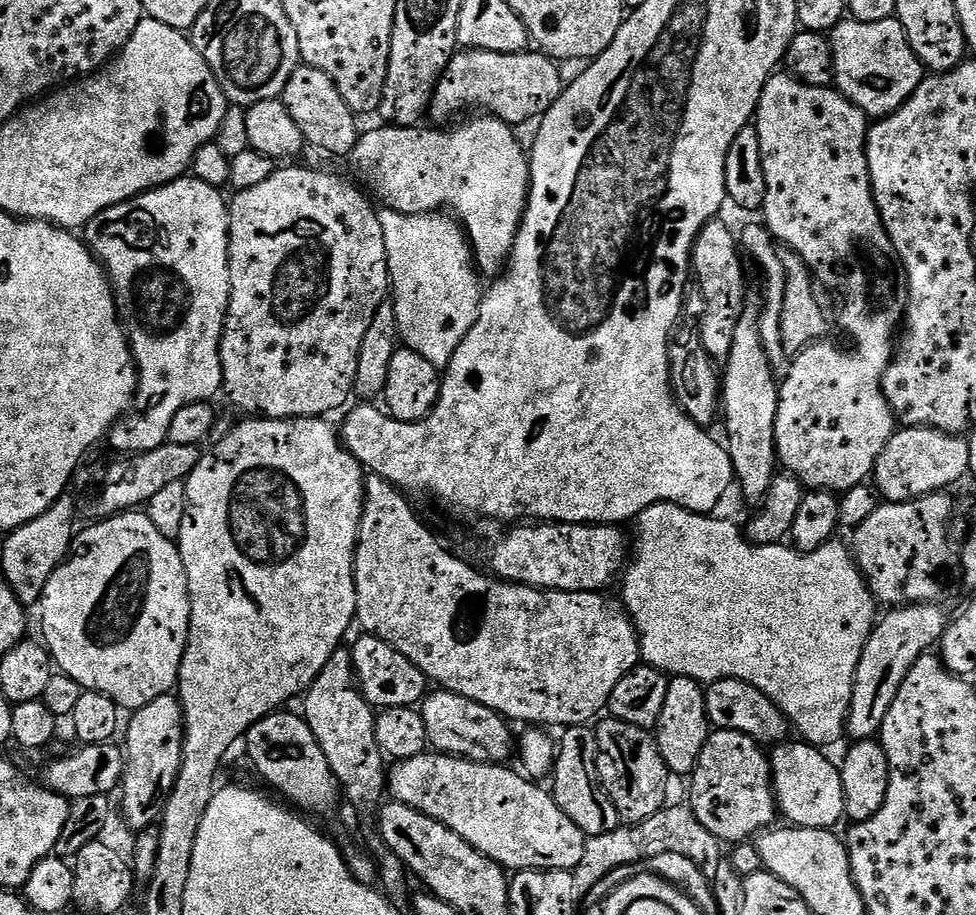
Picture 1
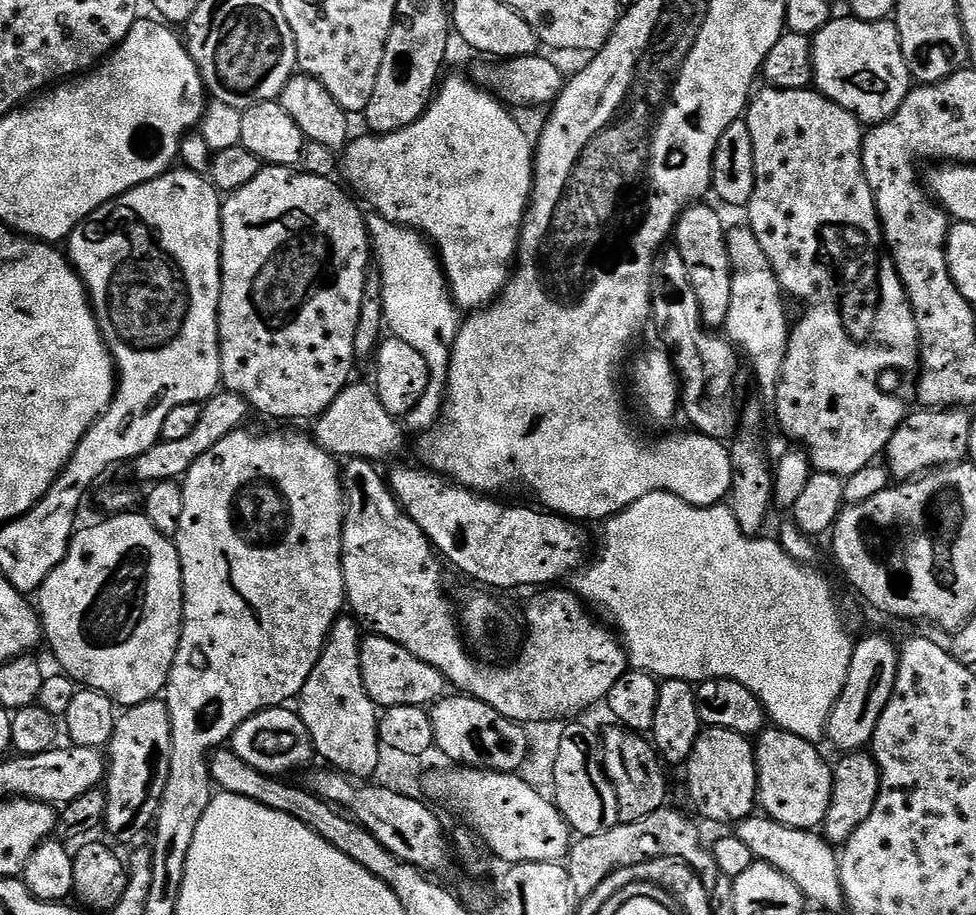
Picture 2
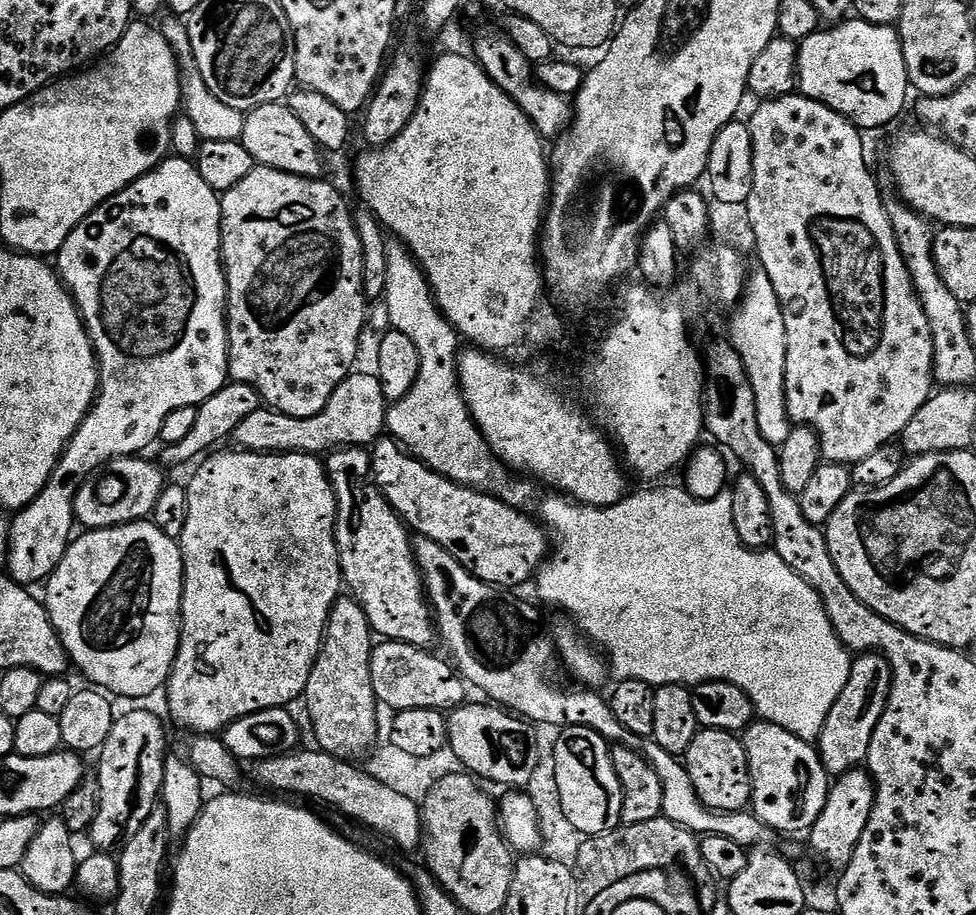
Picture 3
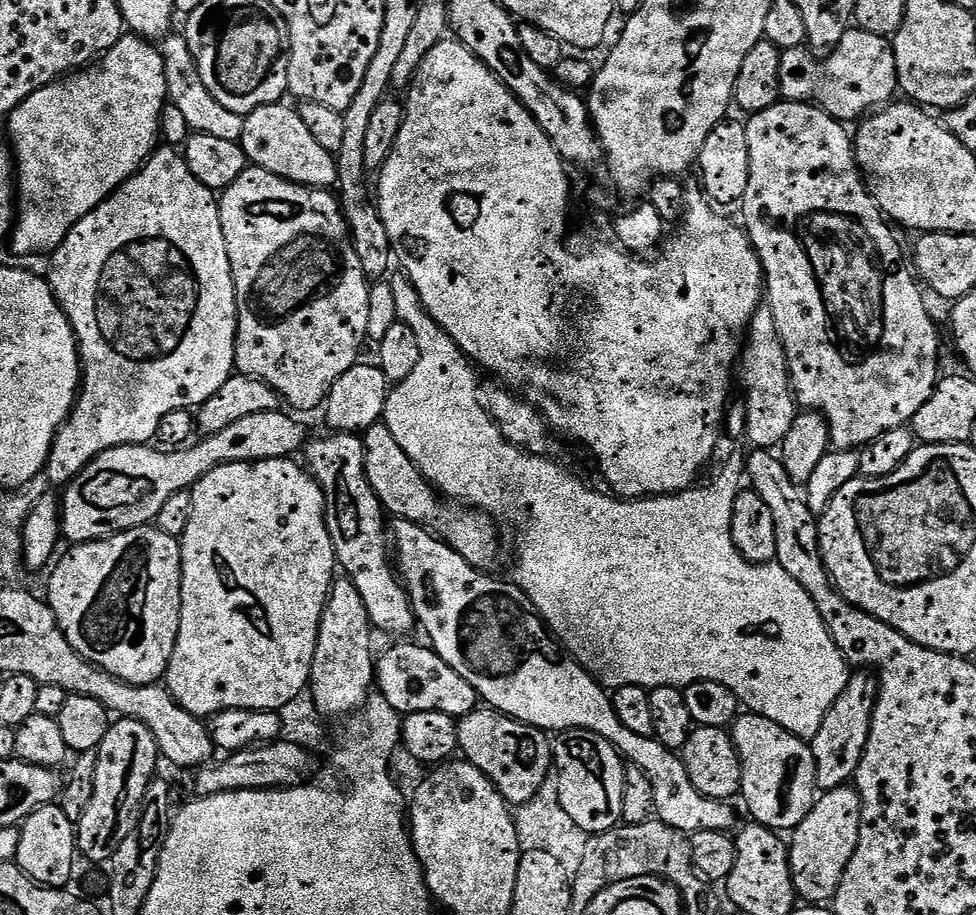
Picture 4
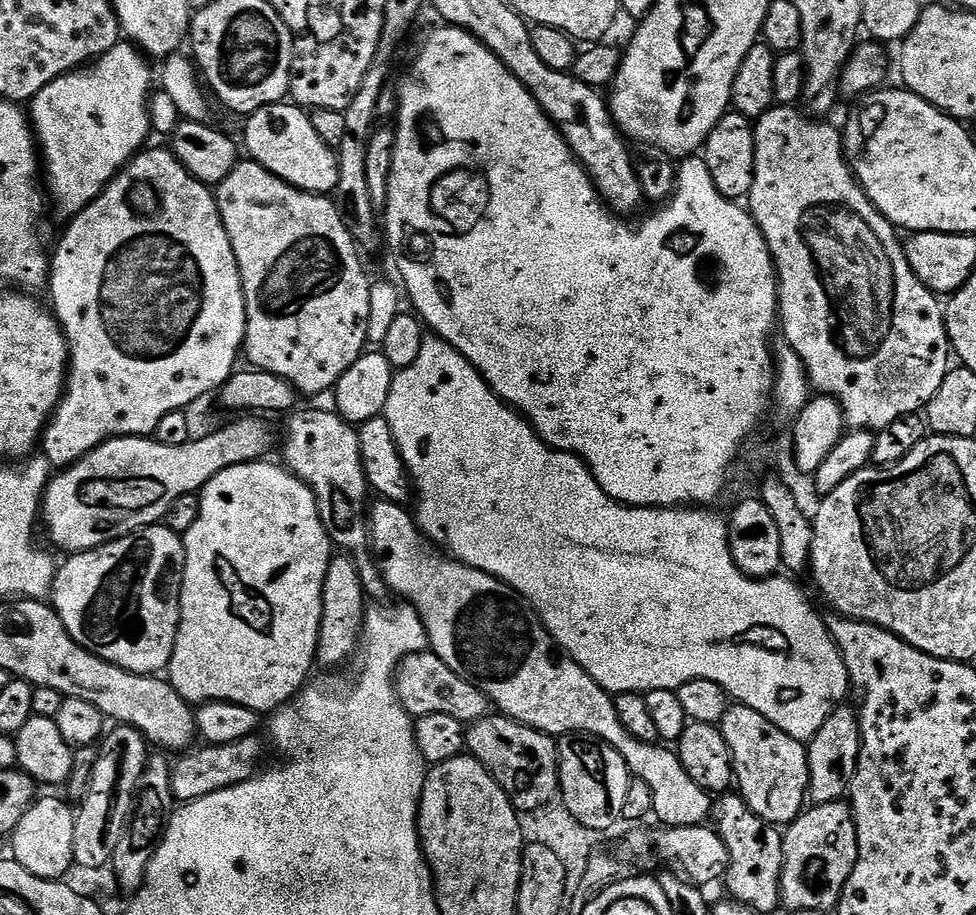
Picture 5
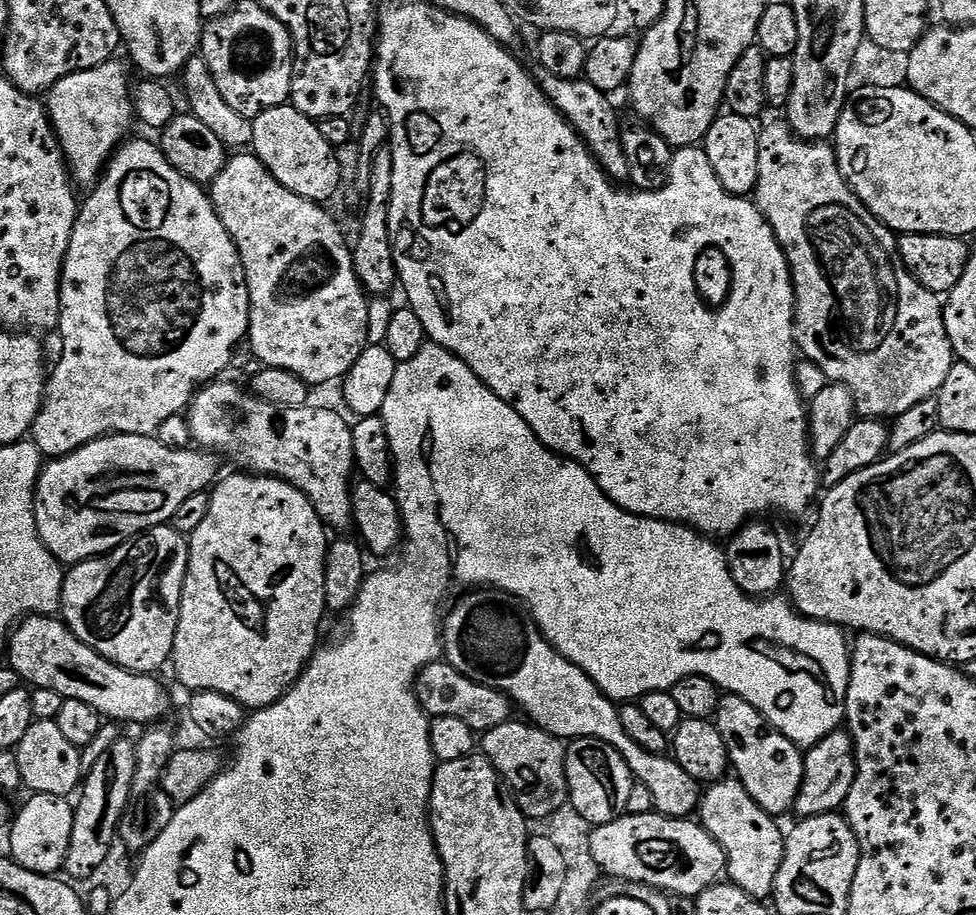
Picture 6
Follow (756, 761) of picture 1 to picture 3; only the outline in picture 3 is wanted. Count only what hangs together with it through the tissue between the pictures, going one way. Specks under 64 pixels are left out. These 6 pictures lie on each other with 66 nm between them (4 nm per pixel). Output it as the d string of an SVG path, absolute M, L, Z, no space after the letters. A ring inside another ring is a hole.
M700 728L694 742L690 742L683 762L698 798L716 812L742 812L752 798L752 779L743 739L739 735L713 728Z

